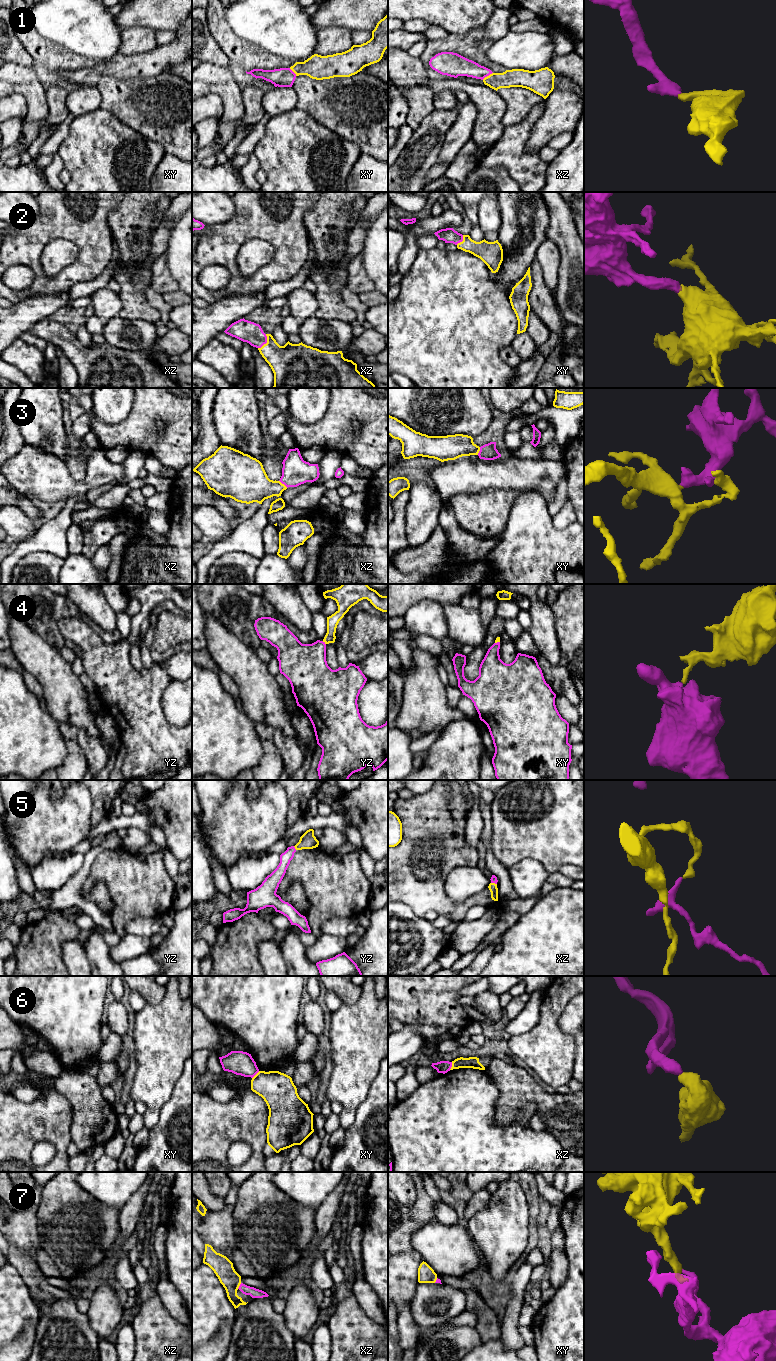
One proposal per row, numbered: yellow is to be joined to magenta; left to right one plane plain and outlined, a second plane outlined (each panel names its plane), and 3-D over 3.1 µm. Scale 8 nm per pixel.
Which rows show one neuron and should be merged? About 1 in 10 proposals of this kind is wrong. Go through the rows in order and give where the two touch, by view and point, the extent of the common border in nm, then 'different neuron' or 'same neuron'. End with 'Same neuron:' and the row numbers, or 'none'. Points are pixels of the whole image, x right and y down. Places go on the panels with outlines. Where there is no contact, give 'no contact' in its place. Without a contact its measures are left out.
1: contact xz (487, 75); length 110 nm; same neuron
2: contact xz (266, 342); length 140 nm; same neuron
3: contact xz (283, 483); length 90 nm; same neuron
4: contact yz (324, 643); length 40 nm; different neuron
5: contact yz (294, 848); length 40 nm; same neuron
6: contact xz (451, 1066); length 70 nm; different neuron
7: contact xz (239, 1286); length 60 nm; same neuron
Same neuron: 1, 2, 3, 5, 7

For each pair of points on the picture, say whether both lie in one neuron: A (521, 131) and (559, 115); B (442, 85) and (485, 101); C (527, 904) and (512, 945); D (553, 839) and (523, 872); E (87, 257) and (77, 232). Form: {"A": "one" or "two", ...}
{"A": "two", "B": "one", "C": "two", "D": "two", "E": "one"}

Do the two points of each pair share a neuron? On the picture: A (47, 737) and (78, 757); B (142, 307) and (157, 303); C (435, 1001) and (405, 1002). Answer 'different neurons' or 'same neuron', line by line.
A: different neurons
B: different neurons
C: same neuron

